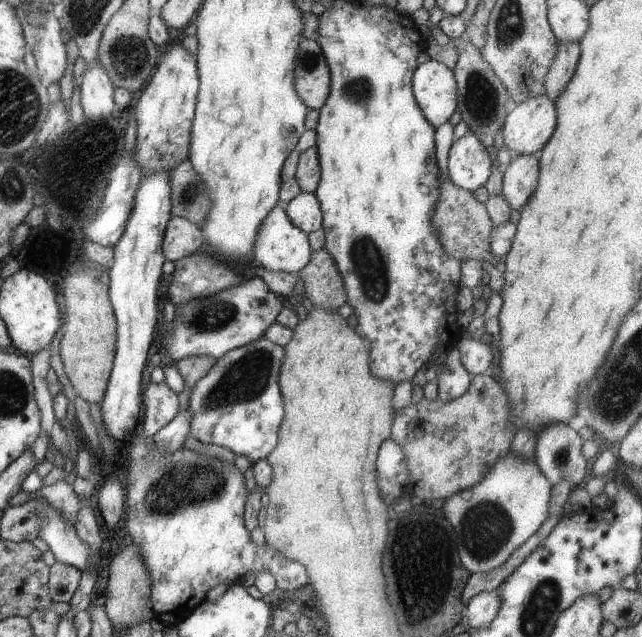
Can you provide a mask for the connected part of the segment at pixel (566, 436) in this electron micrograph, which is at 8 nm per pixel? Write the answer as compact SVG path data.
M547 424L543 430L536 431L536 441L534 443L534 460L539 468L539 472L552 484L558 482L576 483L582 485L588 475L589 464L581 455L581 444L583 439L573 430L569 424Z

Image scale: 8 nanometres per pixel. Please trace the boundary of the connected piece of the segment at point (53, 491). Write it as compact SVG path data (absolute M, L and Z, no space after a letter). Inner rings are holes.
M58 480L49 486L41 486L35 494L45 498L53 508L57 508L57 512L63 514L63 520L75 526L75 518L77 518L77 511L80 507L79 497L73 493L70 483Z

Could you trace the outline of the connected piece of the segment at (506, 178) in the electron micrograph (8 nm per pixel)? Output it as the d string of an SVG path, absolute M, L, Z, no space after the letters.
M533 152L529 156L514 156L509 164L503 166L501 191L510 210L521 208L529 192L533 192L537 180L537 160L539 152Z

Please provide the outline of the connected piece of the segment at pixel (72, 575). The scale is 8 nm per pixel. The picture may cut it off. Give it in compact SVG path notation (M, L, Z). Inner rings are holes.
M57 561L49 567L49 570L50 601L68 603L77 590L81 576L80 570L71 564L63 564L63 562Z

